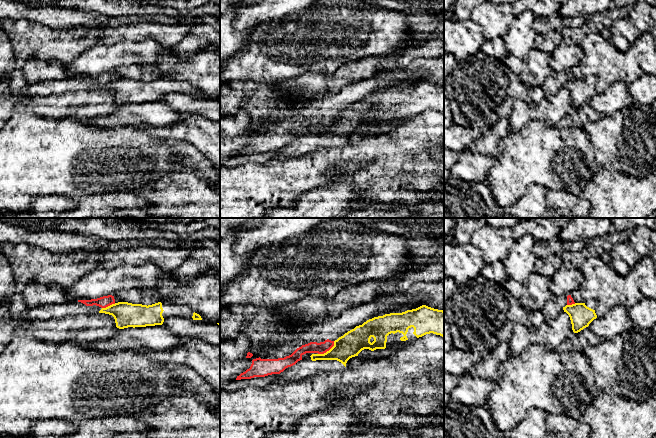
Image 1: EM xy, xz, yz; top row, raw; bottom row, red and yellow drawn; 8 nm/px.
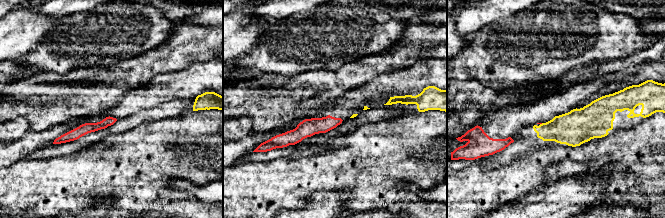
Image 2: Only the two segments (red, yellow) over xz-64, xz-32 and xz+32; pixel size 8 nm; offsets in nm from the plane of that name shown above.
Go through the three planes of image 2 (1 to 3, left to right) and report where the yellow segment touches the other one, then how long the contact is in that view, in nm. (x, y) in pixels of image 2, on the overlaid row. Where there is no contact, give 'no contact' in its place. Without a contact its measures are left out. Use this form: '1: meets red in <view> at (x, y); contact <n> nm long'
1: no contact
2: no contact
3: no contact

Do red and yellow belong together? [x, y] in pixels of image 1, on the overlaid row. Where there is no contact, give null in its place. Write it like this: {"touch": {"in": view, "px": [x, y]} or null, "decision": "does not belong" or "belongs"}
{"touch": {"in": "xz", "px": [327, 350]}, "decision": "does not belong"}

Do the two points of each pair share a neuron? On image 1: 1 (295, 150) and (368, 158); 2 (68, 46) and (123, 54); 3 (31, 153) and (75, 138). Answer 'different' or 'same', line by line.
1: different
2: different
3: same

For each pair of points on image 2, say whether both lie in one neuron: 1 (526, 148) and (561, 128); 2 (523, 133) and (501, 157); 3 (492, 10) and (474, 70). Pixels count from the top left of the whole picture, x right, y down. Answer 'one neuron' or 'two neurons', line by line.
1: one neuron
2: one neuron
3: two neurons

